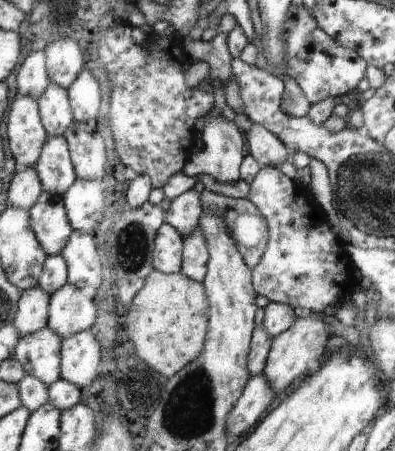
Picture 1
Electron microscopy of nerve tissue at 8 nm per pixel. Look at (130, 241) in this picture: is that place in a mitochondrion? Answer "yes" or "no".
yes

